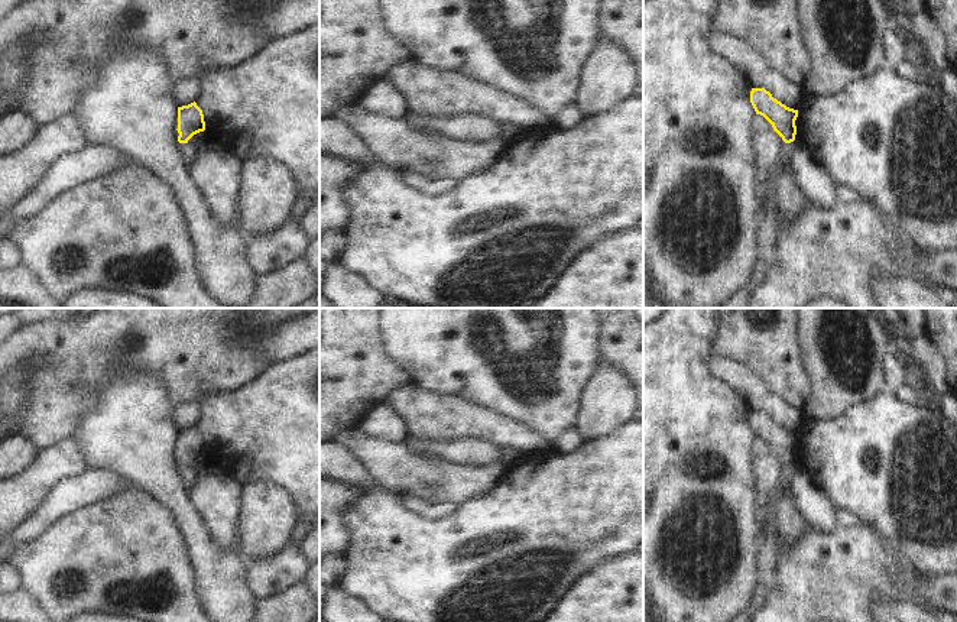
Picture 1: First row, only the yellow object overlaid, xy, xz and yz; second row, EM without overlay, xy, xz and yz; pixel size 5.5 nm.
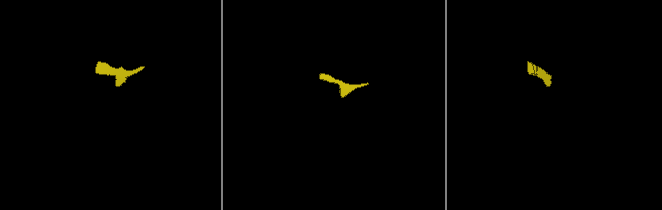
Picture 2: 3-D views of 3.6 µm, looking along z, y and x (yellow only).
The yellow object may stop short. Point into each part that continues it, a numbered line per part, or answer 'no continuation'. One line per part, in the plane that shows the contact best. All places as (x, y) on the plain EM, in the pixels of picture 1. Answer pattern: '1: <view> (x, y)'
1: yz (768, 559)

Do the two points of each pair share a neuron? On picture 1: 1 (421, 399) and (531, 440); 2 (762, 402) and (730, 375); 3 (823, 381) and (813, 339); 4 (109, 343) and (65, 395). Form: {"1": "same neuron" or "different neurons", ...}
{"1": "same neuron", "2": "same neuron", "3": "same neuron", "4": "same neuron"}

